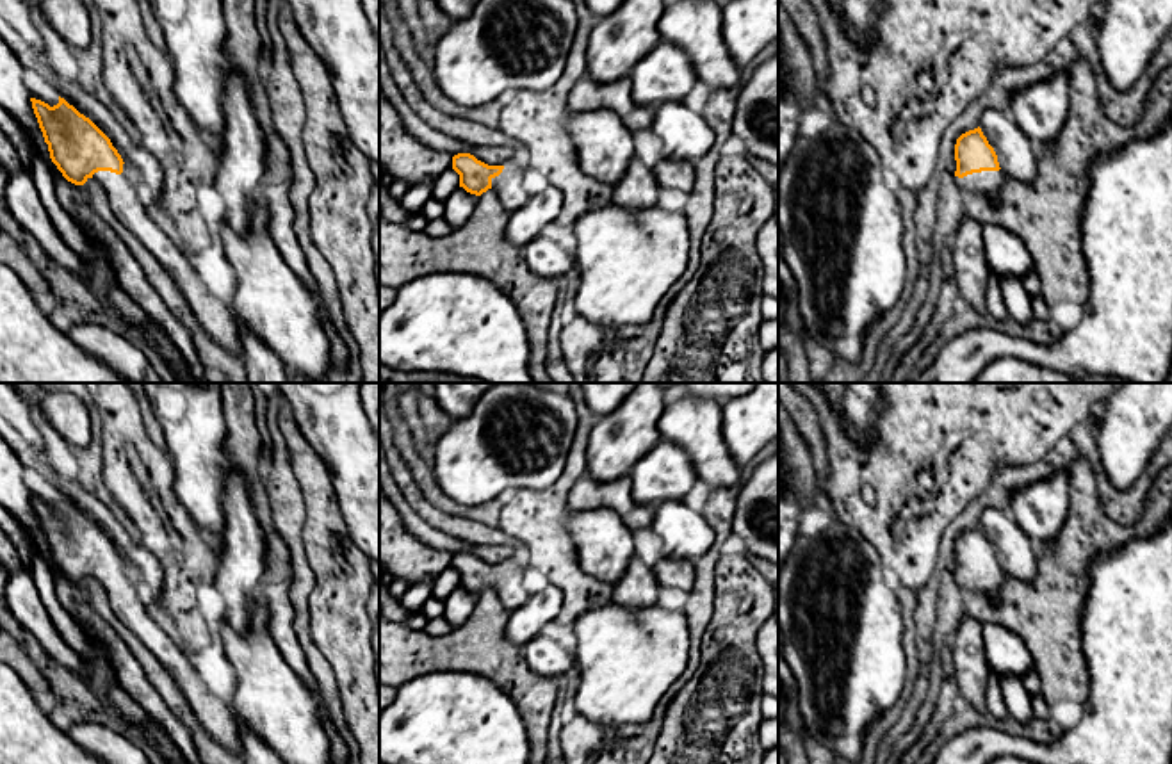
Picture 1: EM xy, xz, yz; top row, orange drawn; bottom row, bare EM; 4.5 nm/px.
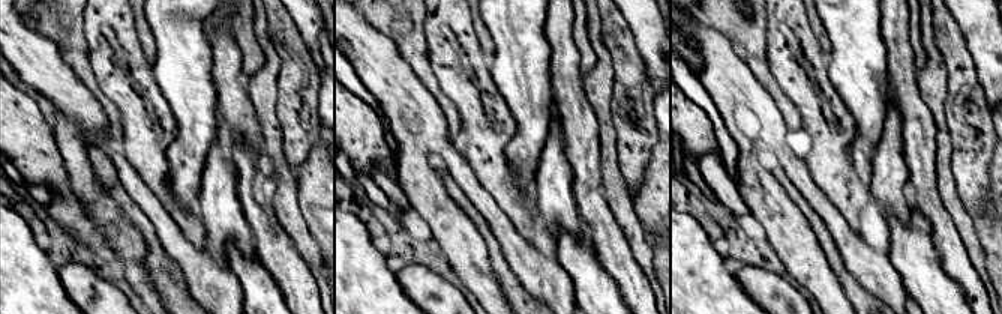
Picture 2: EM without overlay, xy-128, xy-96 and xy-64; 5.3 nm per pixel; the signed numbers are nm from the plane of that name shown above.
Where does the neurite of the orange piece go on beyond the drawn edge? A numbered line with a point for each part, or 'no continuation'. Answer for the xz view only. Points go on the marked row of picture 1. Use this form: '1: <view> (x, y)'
1: xz (508, 186)

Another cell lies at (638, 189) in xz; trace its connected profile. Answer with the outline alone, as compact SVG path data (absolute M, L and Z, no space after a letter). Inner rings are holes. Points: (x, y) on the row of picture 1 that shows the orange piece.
M634 157L625 175L613 185L613 203L641 212L655 207L659 191L654 171Z

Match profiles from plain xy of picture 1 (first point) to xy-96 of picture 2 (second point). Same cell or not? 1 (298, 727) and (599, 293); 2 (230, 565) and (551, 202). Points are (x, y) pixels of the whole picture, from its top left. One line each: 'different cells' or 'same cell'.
1: same cell
2: same cell

